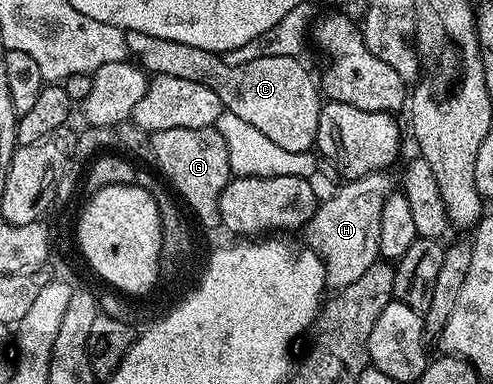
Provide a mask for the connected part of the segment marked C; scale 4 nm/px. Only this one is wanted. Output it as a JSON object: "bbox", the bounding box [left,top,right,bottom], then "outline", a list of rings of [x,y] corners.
{"bbox":[125,30,322,153],"outline":[[[127,30],[125,43],[128,44],[129,55],[149,75],[158,77],[160,75],[179,77],[180,80],[195,81],[211,88],[221,100],[223,109],[240,120],[247,121],[252,127],[257,128],[275,141],[280,148],[288,152],[309,153],[314,147],[318,132],[318,121],[322,108],[322,94],[313,80],[309,70],[301,63],[302,60],[290,56],[266,56],[257,57],[247,64],[230,65],[223,55],[218,55],[210,49],[193,47],[190,44],[177,43],[176,40],[165,40],[158,36],[145,35],[144,32]]]}

